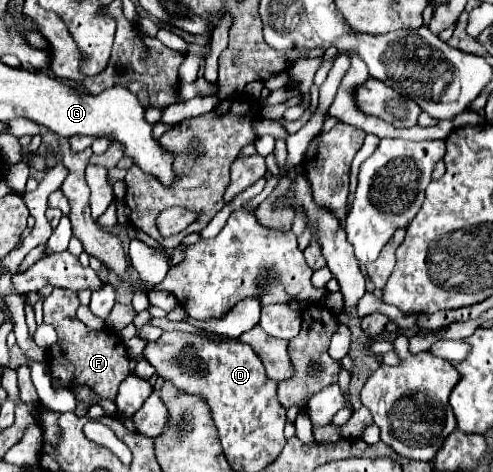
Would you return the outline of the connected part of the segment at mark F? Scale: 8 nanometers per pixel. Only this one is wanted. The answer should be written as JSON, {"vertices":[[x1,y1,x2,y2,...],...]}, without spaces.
{"vertices":[[54,288,52,293,44,299,44,323,50,323,58,333,58,345,52,347,56,351,48,351,50,359,54,359,50,365,50,373,52,377,58,377,62,385,70,391,74,391,76,385,86,383,100,397,108,397,114,401,118,385,130,373,128,351,114,331,88,329,76,317,78,305,80,305,80,299,77,292,64,288]]}

